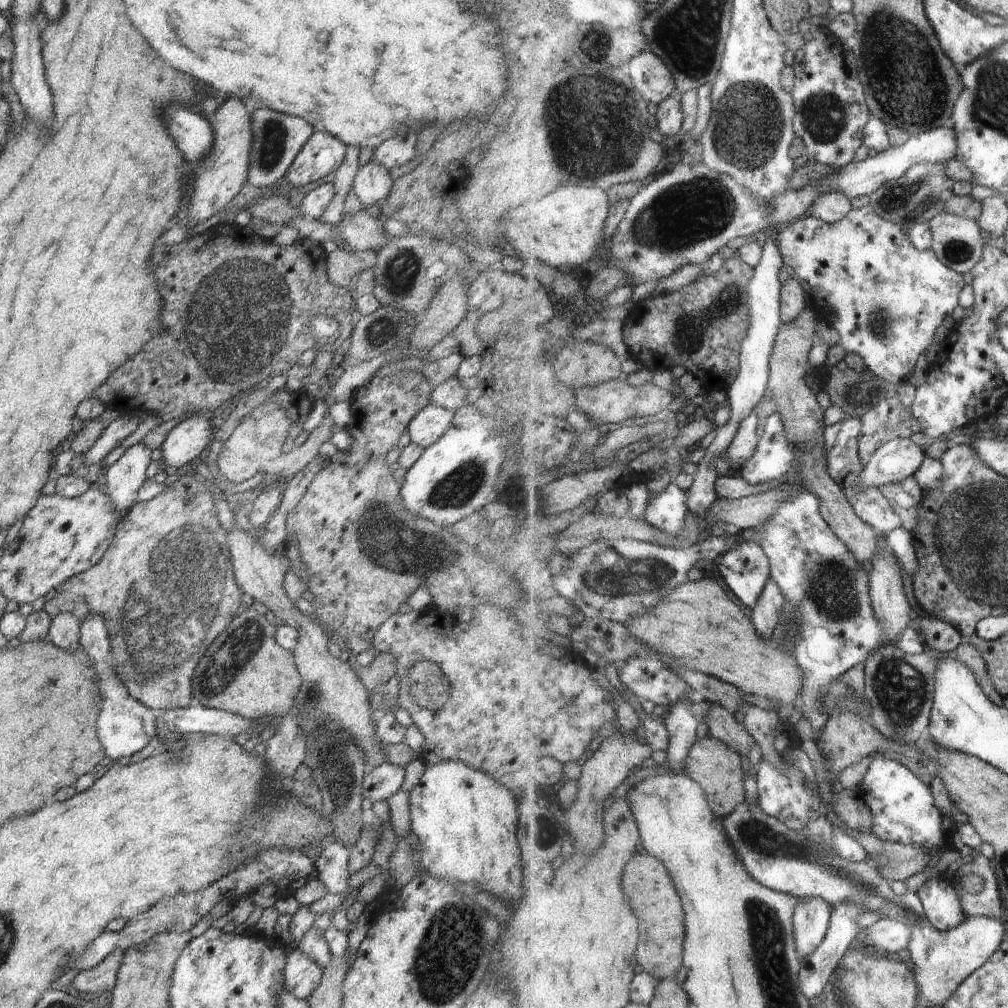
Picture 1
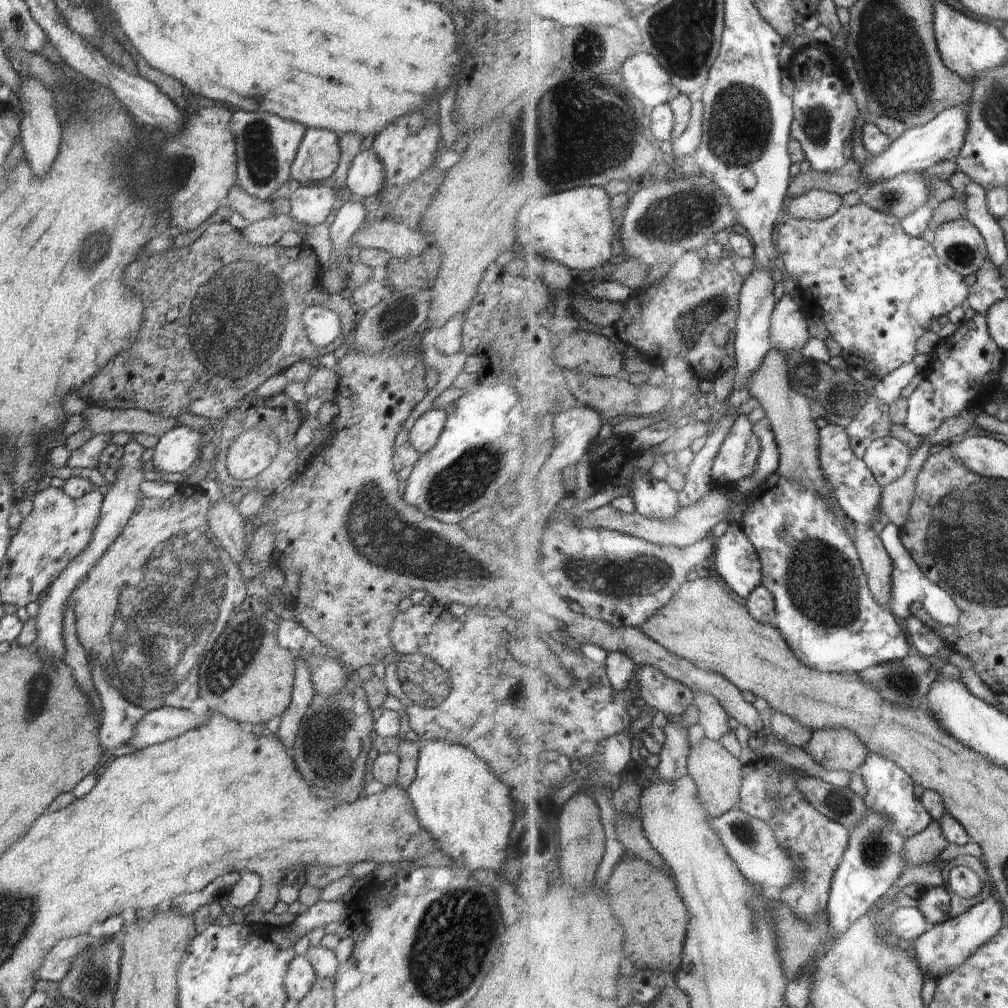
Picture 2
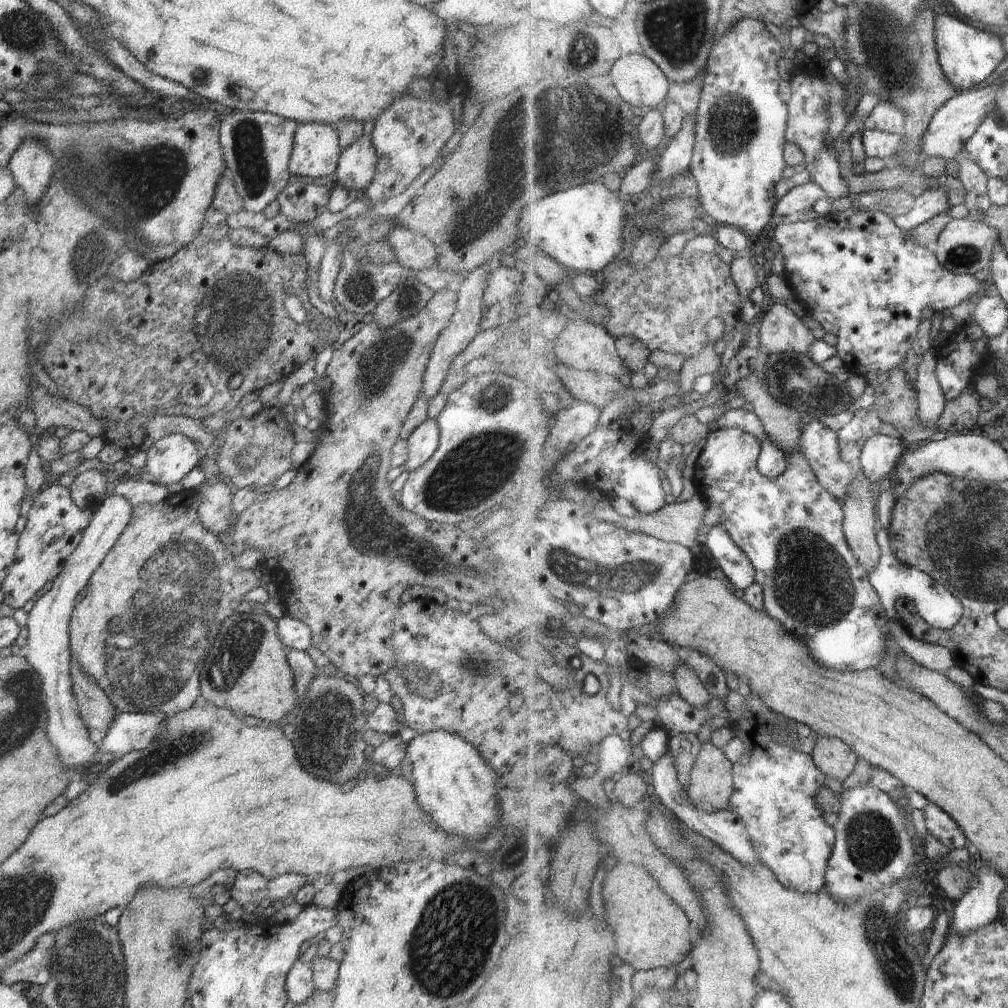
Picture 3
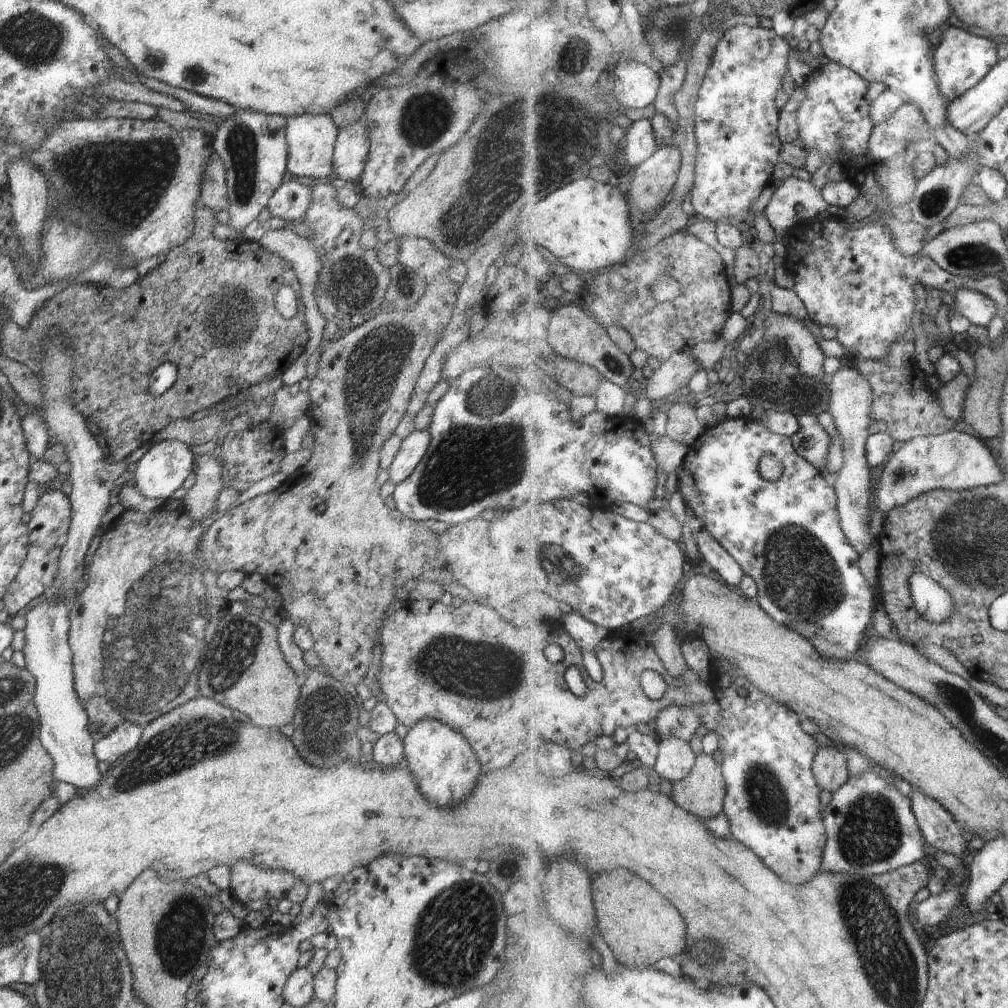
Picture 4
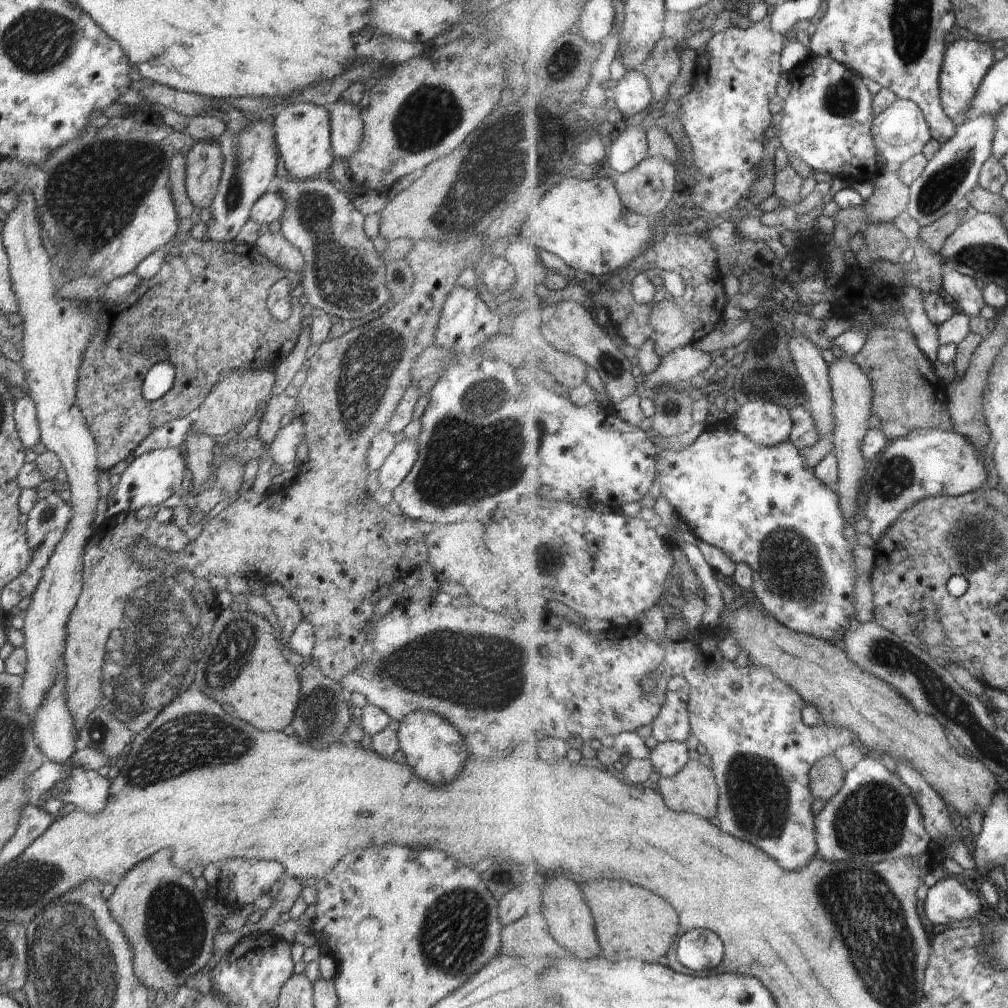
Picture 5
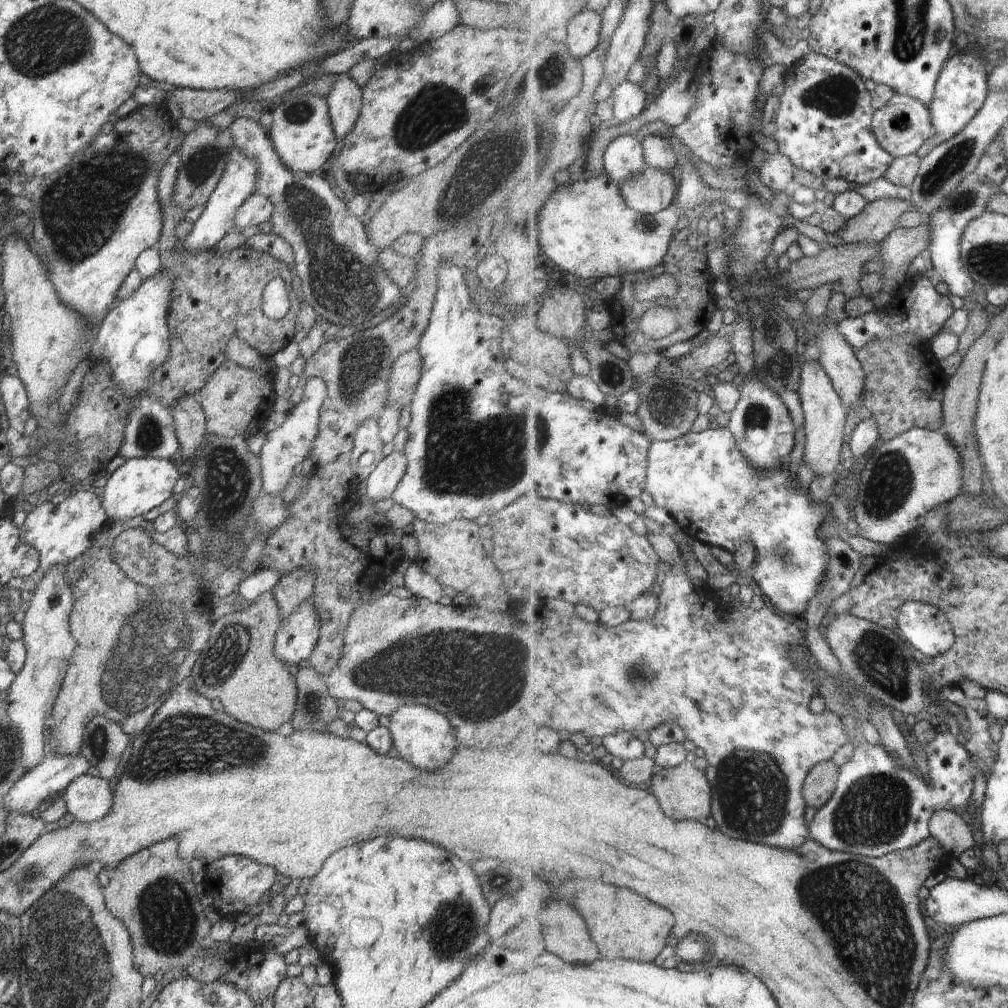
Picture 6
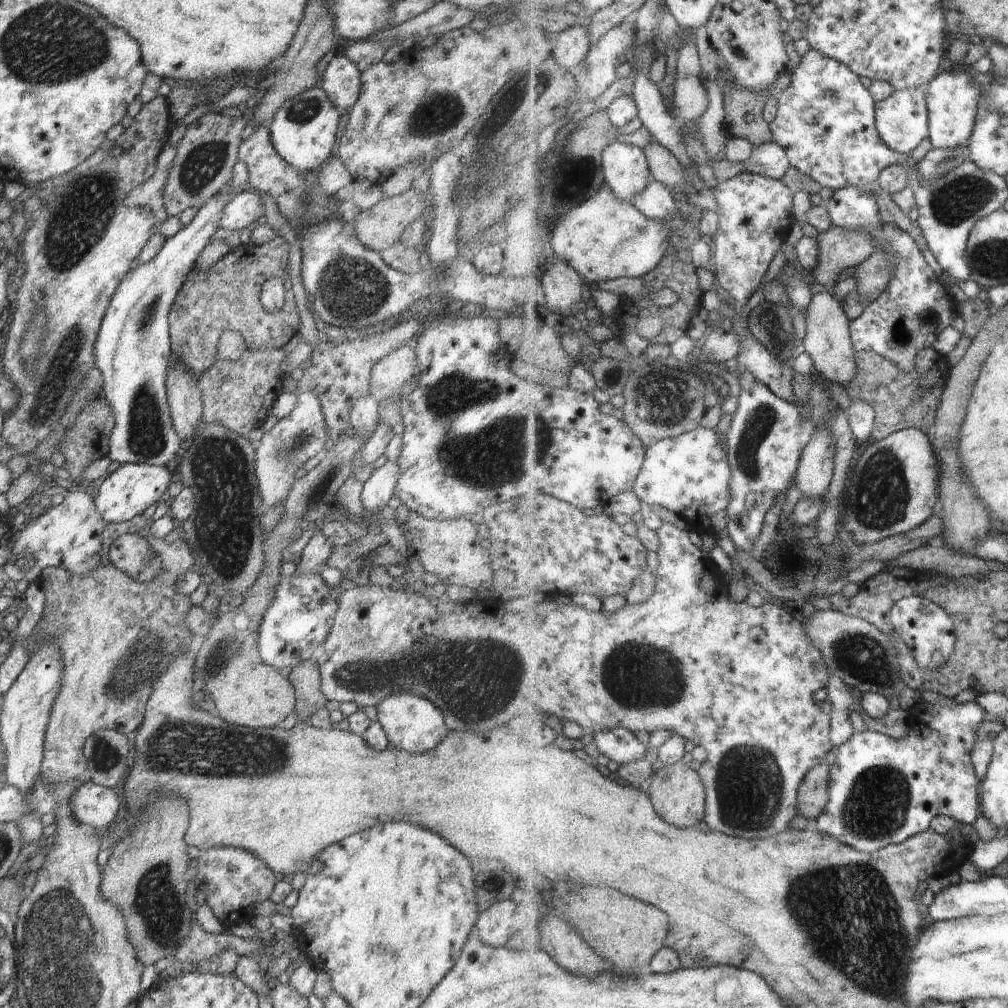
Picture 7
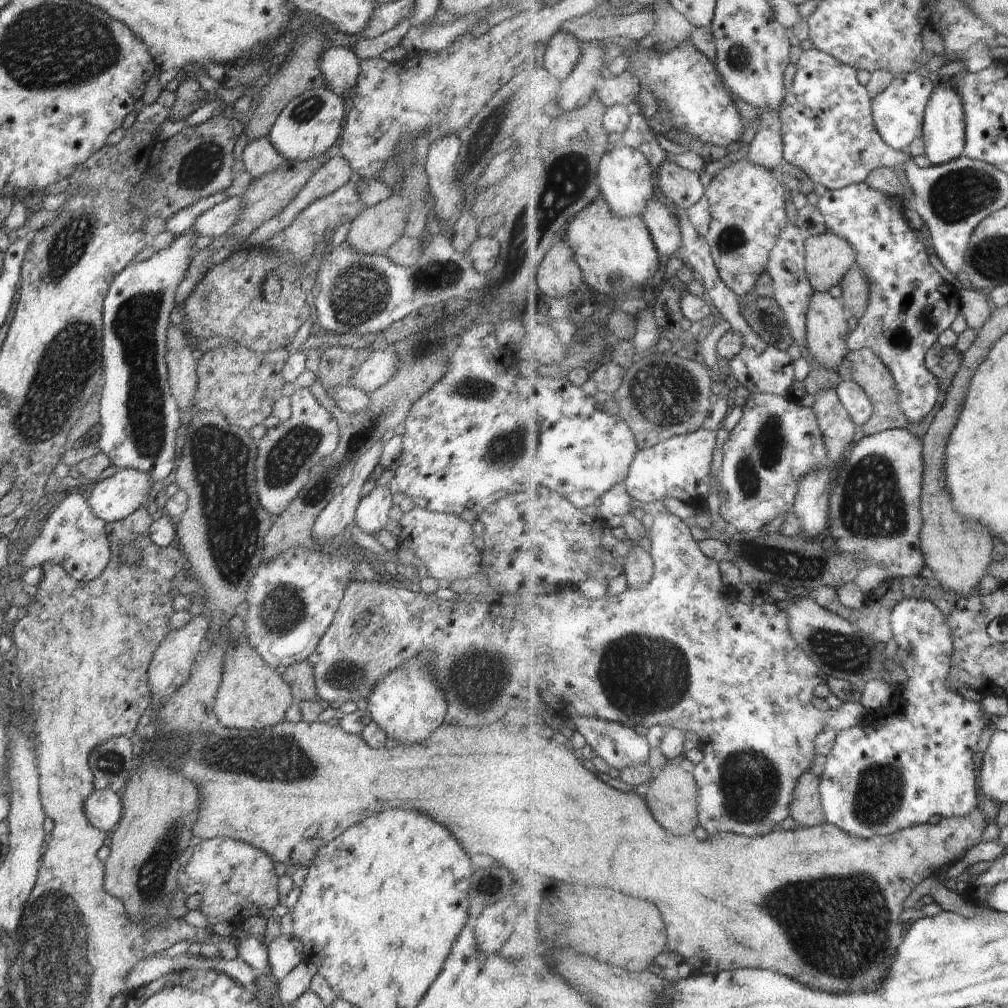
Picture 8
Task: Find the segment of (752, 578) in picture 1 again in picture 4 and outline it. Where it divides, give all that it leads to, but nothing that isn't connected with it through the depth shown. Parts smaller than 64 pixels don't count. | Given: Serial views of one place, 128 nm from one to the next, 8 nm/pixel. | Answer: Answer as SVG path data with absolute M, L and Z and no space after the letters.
M705 528L696 537L696 543L704 560L726 580L726 583L738 589L747 574L740 562Z

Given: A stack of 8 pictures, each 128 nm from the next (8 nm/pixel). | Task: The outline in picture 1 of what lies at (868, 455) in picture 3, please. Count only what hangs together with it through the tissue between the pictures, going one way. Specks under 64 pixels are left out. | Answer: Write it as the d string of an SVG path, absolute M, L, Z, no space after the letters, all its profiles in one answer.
M912 438L891 440L872 457L861 474L864 489L906 481L915 476L926 460L927 447L919 446Z

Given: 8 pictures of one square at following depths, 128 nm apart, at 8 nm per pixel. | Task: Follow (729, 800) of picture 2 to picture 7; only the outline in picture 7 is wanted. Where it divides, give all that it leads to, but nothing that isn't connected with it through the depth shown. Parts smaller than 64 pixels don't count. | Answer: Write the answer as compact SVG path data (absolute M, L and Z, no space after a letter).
M682 761L675 765L658 765L651 786L650 794L652 794L652 800L656 800L656 810L664 814L664 818L670 824L686 828L686 826L696 826L707 818L706 782L699 771L690 768L688 763Z

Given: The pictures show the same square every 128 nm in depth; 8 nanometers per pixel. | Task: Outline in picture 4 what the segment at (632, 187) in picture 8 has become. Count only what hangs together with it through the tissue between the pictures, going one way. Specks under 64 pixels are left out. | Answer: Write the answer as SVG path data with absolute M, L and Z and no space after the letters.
M652 119L636 121L628 130L626 148L621 158L626 160L628 167L639 167L647 162L662 147L658 144L656 130Z

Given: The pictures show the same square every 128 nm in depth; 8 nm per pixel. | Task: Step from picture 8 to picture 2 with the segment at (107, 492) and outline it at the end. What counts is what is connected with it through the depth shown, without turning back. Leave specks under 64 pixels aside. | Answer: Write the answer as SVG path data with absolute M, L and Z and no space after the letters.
M178 425L159 438L151 467L166 473L189 474L200 453L202 434Z

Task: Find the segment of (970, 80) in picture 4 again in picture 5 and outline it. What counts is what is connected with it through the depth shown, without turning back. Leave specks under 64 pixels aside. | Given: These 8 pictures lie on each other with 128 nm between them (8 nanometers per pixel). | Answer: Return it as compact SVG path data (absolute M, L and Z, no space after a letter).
M962 38L949 46L941 80L942 100L948 116L958 124L964 122L972 102L978 95L980 88L983 87L984 80L997 64L995 52L995 49L986 42L967 40L966 38Z

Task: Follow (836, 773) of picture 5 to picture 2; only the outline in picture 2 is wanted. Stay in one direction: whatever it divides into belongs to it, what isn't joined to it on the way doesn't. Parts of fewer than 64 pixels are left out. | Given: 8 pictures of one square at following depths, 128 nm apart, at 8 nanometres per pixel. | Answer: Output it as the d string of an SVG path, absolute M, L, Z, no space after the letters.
M830 728L813 732L806 751L827 770L855 773L868 761L870 748L848 728Z

